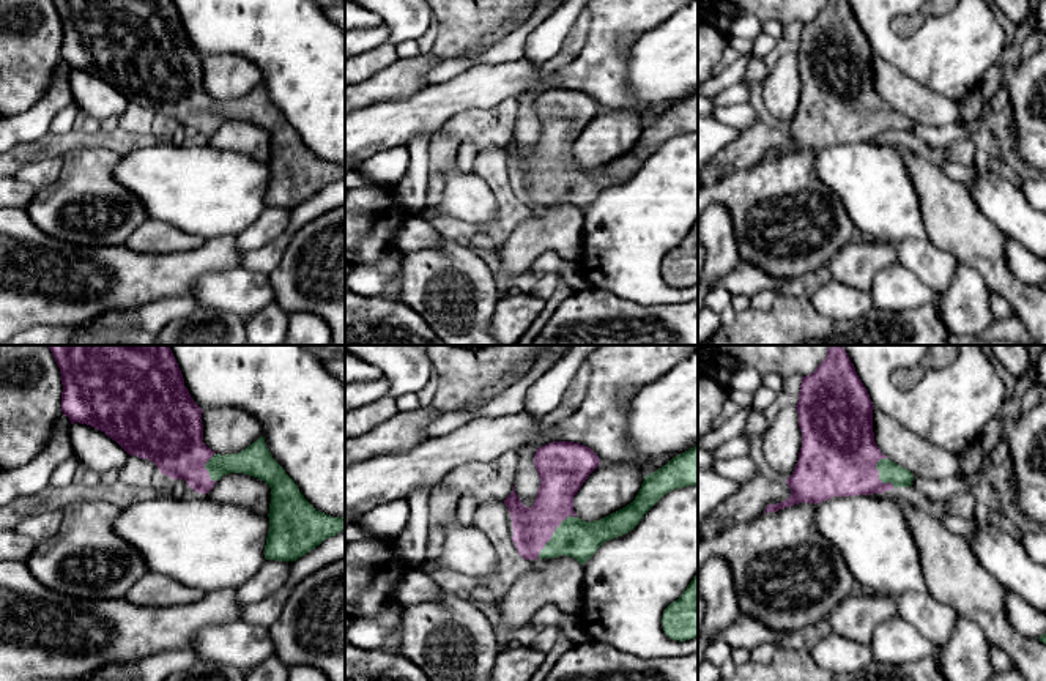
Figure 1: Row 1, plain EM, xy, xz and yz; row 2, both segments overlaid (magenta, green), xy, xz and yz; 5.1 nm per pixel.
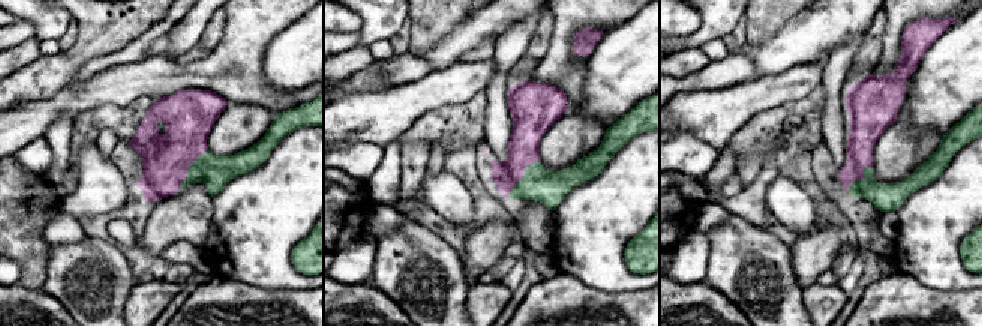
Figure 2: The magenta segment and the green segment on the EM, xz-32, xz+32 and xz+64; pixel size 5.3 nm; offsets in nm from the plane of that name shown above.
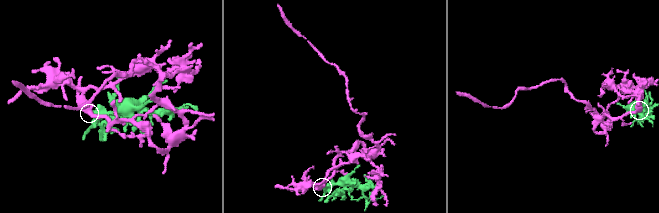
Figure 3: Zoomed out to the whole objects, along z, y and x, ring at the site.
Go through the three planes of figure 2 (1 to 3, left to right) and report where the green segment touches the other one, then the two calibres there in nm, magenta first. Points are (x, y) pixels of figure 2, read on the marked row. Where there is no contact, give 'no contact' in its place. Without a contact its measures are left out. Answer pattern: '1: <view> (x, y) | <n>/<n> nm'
1: xz-32 (188, 167) | 260/170 nm
2: xz+32 (522, 175) | 180/180 nm
3: xz+64 (861, 178) | 170/160 nm

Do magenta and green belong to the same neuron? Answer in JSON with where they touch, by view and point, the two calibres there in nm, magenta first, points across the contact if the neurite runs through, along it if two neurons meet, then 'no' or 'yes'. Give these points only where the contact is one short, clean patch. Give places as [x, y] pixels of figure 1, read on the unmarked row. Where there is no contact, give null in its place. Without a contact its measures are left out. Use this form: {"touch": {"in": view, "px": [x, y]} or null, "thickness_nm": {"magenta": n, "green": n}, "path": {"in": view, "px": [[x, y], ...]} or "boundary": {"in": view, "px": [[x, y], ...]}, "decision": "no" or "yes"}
{"touch": {"in": "xz", "px": [553, 178]}, "thickness_nm": {"magenta": 220, "green": 200}, "path": {"in": "xz", "px": [[533, 174], [553, 178], [575, 185]]}, "decision": "yes"}

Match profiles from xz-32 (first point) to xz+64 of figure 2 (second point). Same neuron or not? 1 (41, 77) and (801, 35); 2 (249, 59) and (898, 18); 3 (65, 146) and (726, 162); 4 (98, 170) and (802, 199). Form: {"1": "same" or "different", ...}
{"1": "different", "2": "same", "3": "same", "4": "same"}

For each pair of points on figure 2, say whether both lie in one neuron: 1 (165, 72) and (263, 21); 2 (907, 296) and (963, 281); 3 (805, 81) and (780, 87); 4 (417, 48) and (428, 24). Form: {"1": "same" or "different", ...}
{"1": "same", "2": "different", "3": "same", "4": "same"}

